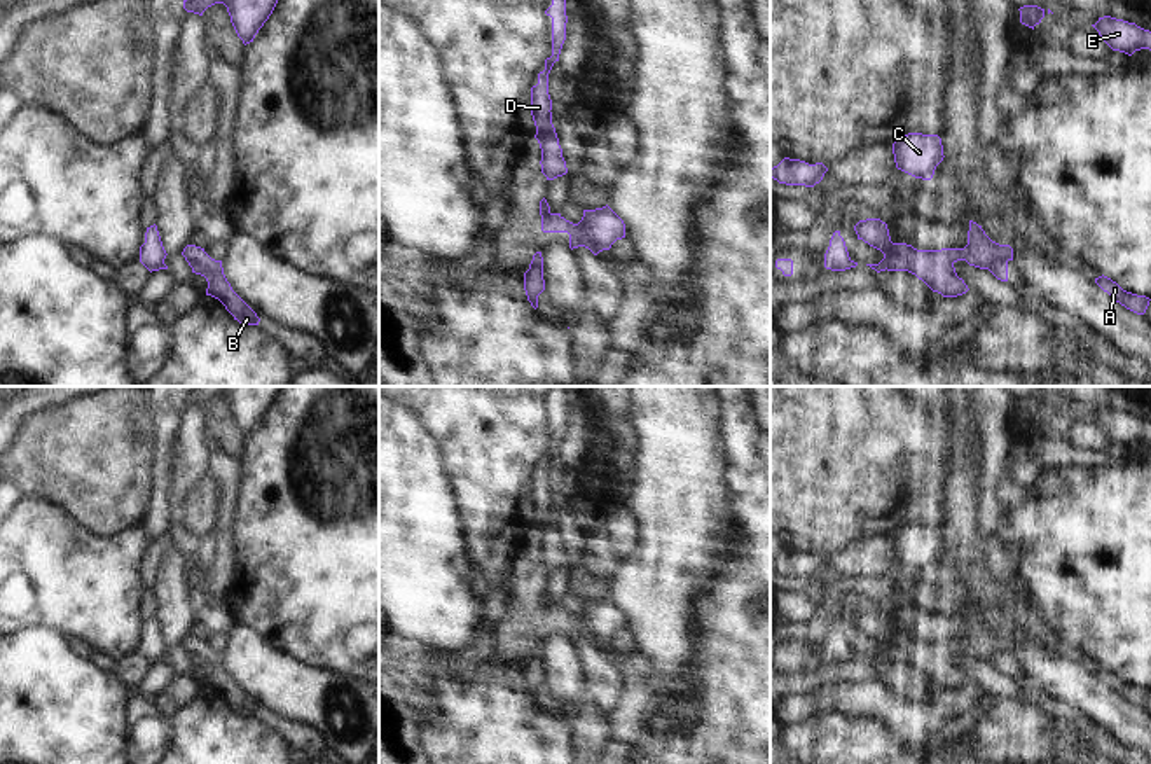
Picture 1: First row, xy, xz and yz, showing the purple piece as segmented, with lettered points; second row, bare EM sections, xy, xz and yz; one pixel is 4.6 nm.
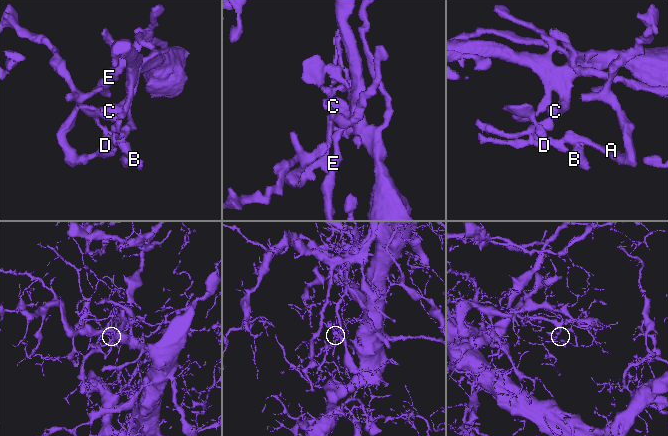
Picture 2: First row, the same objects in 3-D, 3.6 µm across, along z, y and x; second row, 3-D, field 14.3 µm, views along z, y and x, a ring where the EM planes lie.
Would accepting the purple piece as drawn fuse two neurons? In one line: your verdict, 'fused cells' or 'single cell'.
fused cells

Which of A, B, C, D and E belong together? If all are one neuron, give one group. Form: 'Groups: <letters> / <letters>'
Groups: A C D E / B.

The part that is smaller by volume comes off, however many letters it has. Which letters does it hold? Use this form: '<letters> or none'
B

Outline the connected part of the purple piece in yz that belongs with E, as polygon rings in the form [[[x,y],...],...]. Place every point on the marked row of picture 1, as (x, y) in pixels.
[[[1104,16],[1092,26],[1113,51],[1120,51],[1128,56],[1141,49],[1151,51],[1151,31],[1137,26],[1135,23]]]

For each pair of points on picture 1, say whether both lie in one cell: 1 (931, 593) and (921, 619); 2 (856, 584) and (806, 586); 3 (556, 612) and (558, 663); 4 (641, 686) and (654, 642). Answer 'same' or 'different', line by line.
1: different
2: same
3: different
4: different

